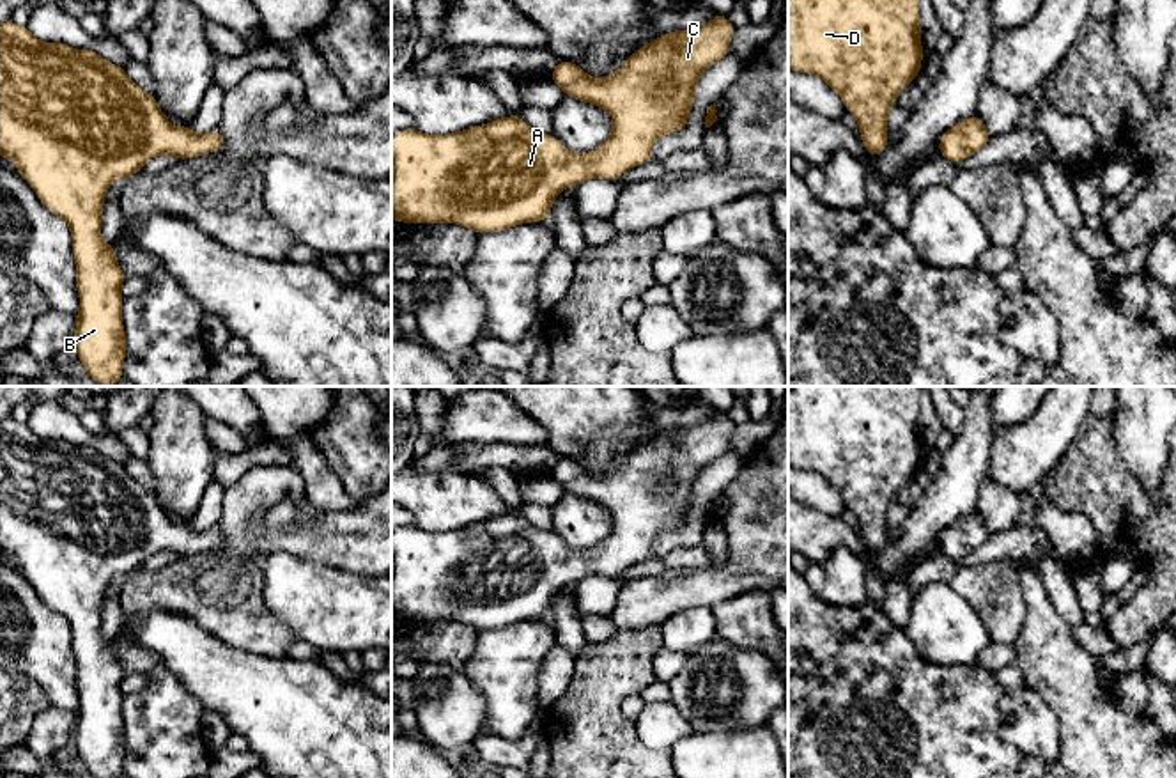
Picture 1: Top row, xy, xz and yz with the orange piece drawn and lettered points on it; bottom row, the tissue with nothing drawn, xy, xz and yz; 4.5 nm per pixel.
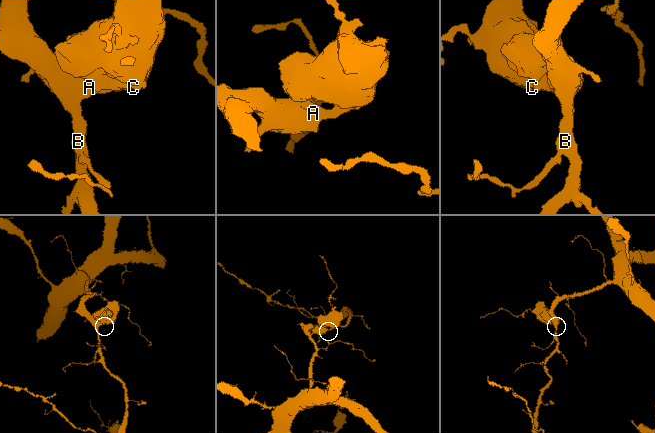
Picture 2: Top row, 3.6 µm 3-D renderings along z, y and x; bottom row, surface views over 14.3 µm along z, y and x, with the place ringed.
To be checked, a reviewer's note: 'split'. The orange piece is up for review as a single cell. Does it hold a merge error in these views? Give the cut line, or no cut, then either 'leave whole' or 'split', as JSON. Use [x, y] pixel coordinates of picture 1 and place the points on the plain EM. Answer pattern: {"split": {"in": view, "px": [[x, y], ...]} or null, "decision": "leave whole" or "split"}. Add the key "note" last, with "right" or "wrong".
{"split": null, "decision": "leave whole", "note": "wrong"}

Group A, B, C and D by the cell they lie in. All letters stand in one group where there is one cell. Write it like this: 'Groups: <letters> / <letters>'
Groups: A B C D

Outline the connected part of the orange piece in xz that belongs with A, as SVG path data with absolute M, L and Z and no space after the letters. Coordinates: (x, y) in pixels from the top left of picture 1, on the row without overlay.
M717 409L701 425L652 436L606 475L592 475L577 461L560 457L549 475L565 493L606 507L613 517L611 533L584 551L567 548L556 533L535 528L519 512L450 532L397 528L391 533L391 617L457 620L478 631L549 617L553 597L567 583L588 576L618 578L623 569L654 556L652 544L662 532L687 523L700 473L728 454L733 427L726 411Z

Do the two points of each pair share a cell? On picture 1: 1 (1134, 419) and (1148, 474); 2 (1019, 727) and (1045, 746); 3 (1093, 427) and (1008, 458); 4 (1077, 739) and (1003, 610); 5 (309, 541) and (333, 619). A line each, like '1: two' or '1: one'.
1: one
2: one
3: two
4: two
5: two

